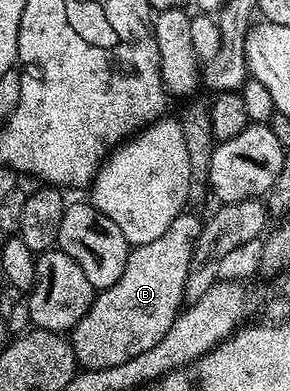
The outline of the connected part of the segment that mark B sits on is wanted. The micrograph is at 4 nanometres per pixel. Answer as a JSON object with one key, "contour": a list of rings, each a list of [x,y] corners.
{"contour":[[[181,214],[170,222],[170,230],[154,238],[154,242],[135,245],[129,251],[126,270],[122,270],[122,278],[114,282],[114,286],[97,291],[87,314],[71,329],[72,349],[76,354],[76,363],[81,369],[106,370],[110,366],[122,366],[122,362],[130,362],[130,358],[138,358],[138,354],[146,354],[162,337],[166,330],[174,326],[177,316],[185,307],[184,291],[186,278],[196,259],[196,243],[200,238],[201,217]]]}

